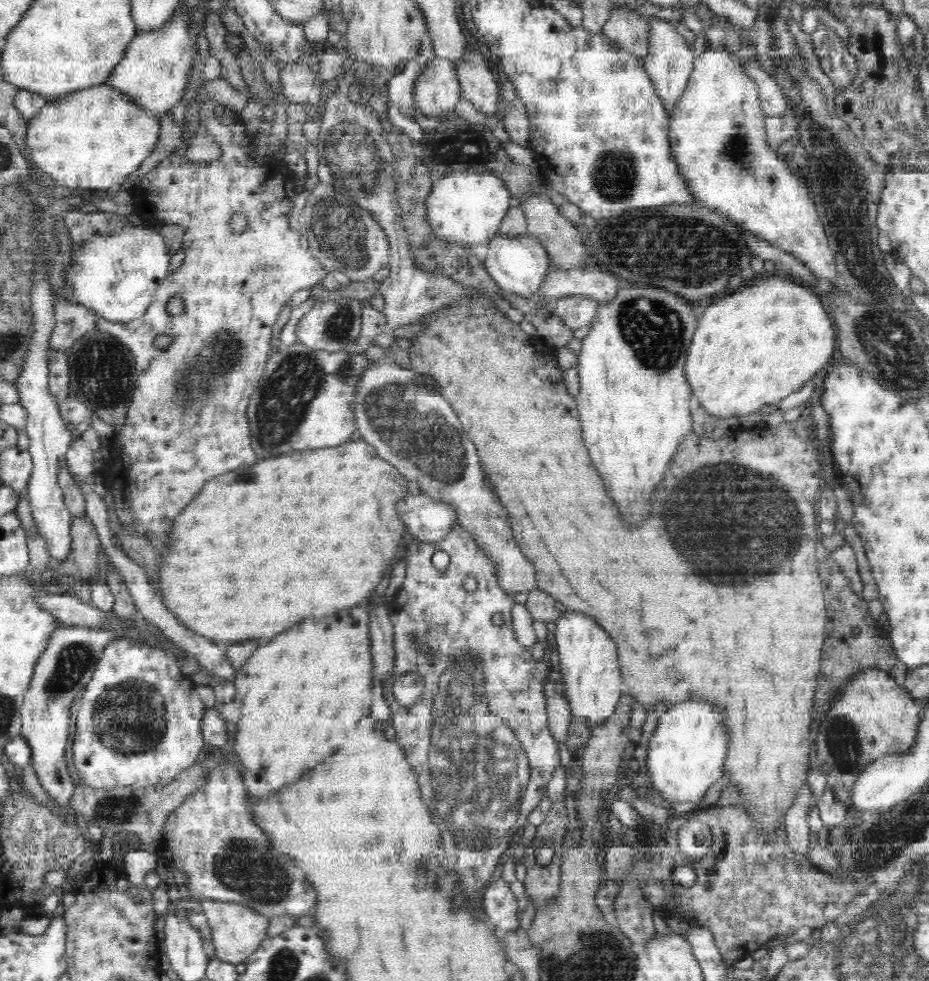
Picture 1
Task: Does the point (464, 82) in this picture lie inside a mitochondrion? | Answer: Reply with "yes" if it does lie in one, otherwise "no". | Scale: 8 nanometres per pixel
no

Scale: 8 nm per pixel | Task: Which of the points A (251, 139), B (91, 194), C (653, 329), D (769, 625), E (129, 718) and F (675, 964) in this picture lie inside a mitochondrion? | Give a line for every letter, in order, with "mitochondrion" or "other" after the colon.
A: other
B: other
C: mitochondrion
D: other
E: mitochondrion
F: other

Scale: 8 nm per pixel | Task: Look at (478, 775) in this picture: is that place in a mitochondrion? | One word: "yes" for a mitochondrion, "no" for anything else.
yes

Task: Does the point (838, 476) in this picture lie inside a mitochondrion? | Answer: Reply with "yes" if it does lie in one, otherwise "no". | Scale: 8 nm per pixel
no

